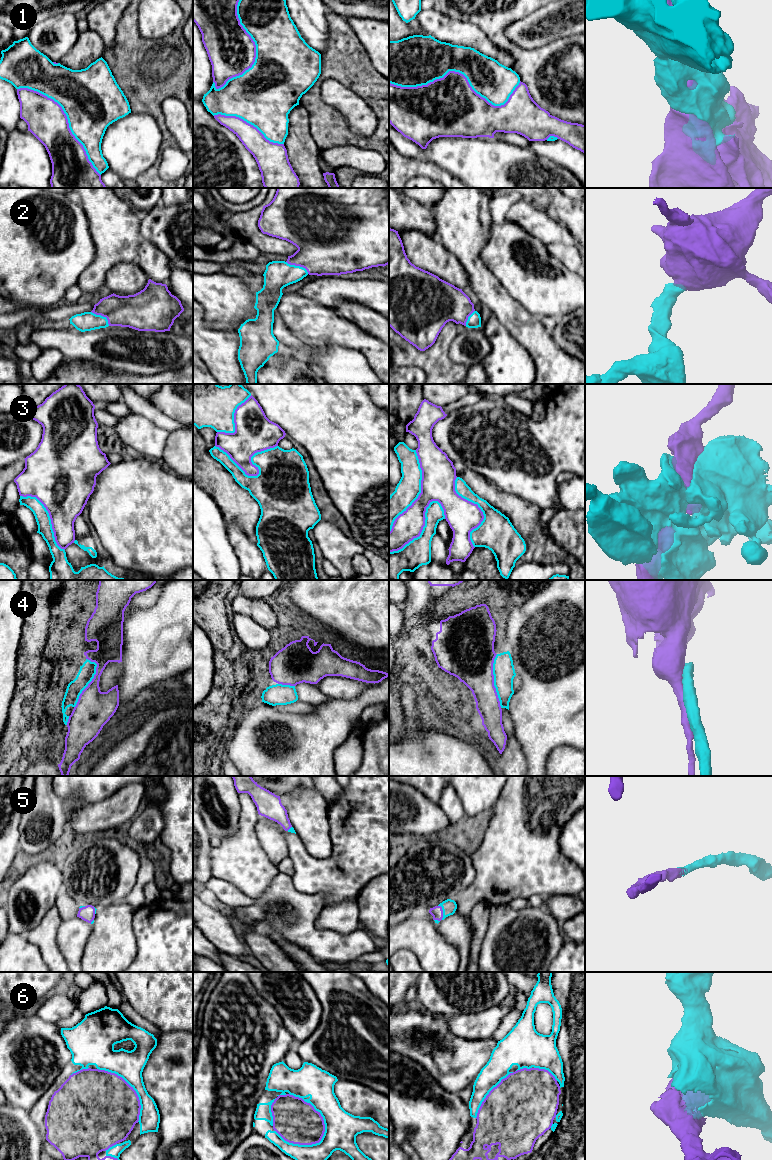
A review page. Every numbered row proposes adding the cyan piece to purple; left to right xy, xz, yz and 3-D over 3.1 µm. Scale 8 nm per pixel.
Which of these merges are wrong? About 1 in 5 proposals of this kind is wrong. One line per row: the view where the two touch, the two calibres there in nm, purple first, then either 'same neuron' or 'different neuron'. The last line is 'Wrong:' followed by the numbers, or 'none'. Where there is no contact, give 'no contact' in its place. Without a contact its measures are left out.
1: contact in yz; calibres 420 and 320 nm; same neuron
2: contact in xz; calibres 440 and 220 nm; same neuron
3: contact in xz; calibres 220 and 440 nm; different neuron
4: contact in xy; calibres 300 and 130 nm; different neuron
5: contact in yz; calibres 90 and 120 nm; same neuron
6: contact in xz; calibres 360 and 280 nm; same neuron
Wrong: 3, 4

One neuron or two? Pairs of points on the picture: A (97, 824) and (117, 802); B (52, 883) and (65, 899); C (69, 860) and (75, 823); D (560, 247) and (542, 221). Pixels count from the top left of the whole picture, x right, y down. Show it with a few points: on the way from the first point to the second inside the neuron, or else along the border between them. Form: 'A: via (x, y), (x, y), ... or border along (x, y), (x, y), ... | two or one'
A: via (102, 819), (114, 807) | one
B: border along (62, 889), (54, 905) | two
C: border along (105, 834), (90, 835), (82, 839) | two
D: border along (561, 240), (546, 246) | two

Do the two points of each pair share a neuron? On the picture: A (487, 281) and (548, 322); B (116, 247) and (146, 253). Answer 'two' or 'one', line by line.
A: two
B: two

